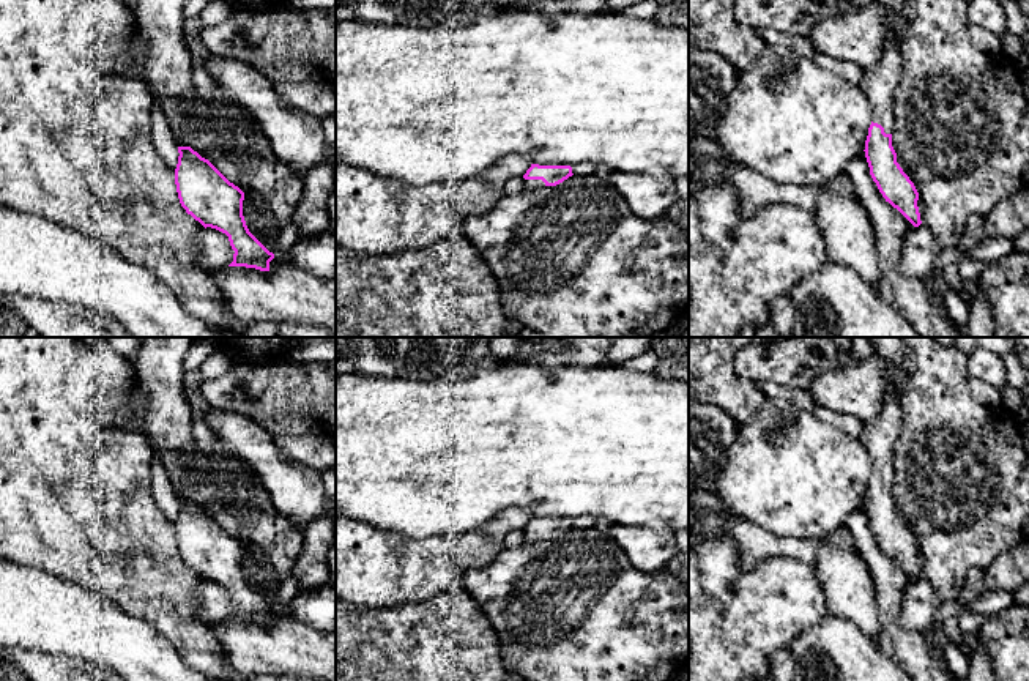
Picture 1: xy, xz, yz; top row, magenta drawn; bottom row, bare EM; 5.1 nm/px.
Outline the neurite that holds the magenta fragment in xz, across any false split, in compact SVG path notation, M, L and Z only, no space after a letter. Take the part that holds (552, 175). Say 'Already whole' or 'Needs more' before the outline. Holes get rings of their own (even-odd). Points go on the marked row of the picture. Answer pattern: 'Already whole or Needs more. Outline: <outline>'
Needs more. Outline: M531 164L531 167L523 175L525 189L556 186L572 177L570 166L539 166Z

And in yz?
Needs more. Outline: M873 0L889 8L884 49L875 65L864 69L859 87L873 109L873 121L865 140L865 158L870 175L879 192L914 227L922 224L917 207L919 192L909 177L897 162L892 147L895 125L895 91L901 80L901 49L897 43L893 25L901 16L906 0Z

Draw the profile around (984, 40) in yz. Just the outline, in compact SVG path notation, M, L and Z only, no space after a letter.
M971 25L969 32L969 39L983 52L990 55L999 55L1001 54L1001 39L999 36L993 35L991 32L979 27L979 25Z

